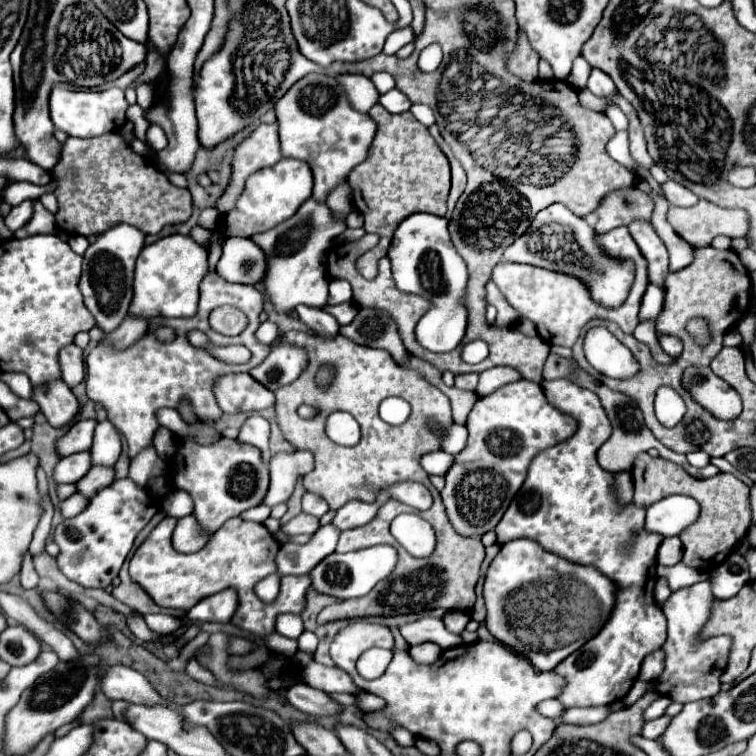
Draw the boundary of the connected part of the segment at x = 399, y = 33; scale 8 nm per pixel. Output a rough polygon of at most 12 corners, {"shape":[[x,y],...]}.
{"shape":[[411,26],[395,28],[387,36],[383,52],[397,54],[415,38]]}

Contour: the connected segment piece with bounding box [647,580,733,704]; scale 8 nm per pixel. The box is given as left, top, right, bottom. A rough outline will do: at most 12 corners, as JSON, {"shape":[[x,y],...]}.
{"shape":[[707,580],[667,598],[665,668],[647,692],[679,704],[719,692],[733,640],[696,643]]}

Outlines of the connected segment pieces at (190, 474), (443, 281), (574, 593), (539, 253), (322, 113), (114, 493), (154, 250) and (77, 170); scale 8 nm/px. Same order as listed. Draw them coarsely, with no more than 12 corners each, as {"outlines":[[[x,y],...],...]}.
{"outlines":[[[179,438],[175,488],[213,534],[261,504],[269,470],[259,448]],[[407,216],[387,256],[397,290],[433,302],[415,326],[431,352],[467,326],[467,268],[448,220]],[[517,538],[483,584],[491,636],[547,672],[615,584]],[[563,204],[541,210],[503,260],[587,278],[619,306],[633,262],[613,262]],[[333,76],[275,104],[281,152],[325,202],[367,158],[375,122]],[[115,480],[53,540],[59,570],[107,588],[157,500]],[[181,234],[145,246],[127,314],[189,318],[207,250]],[[119,132],[67,138],[51,178],[69,234],[187,222],[173,186]]]}

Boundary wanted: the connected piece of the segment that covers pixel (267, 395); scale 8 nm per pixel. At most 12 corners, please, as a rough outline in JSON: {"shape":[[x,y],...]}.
{"shape":[[225,374],[213,384],[223,412],[263,410],[271,390],[251,374]]}

